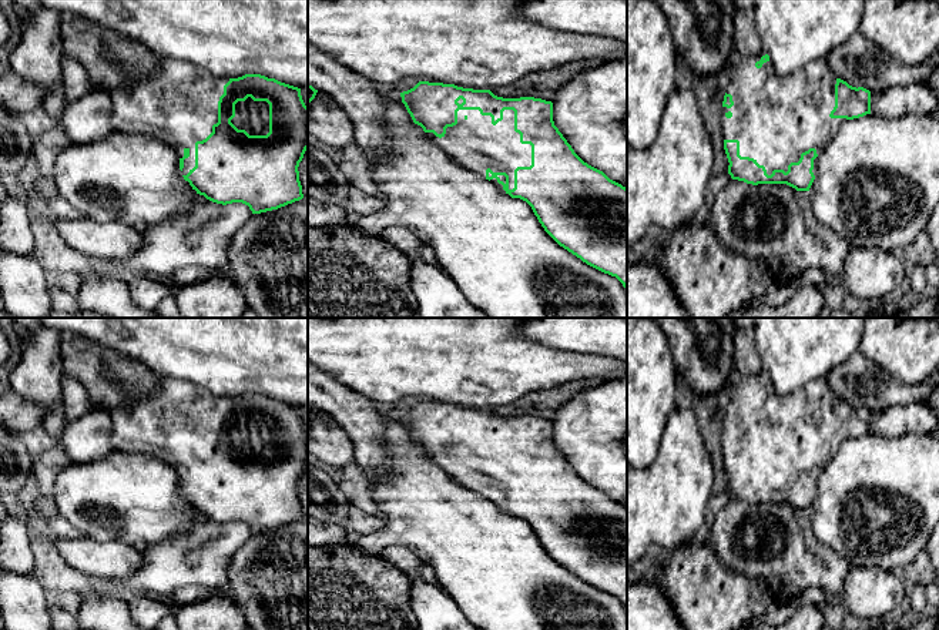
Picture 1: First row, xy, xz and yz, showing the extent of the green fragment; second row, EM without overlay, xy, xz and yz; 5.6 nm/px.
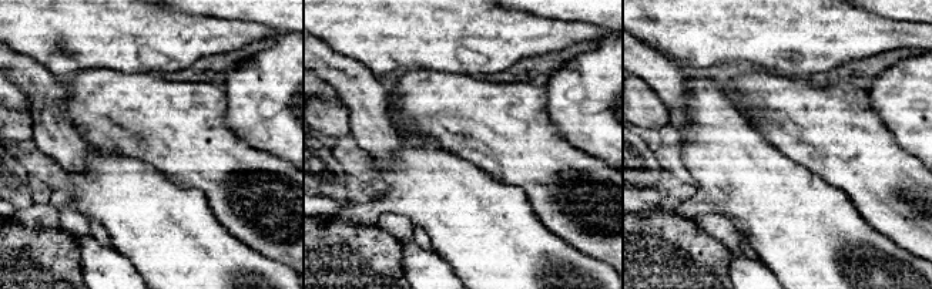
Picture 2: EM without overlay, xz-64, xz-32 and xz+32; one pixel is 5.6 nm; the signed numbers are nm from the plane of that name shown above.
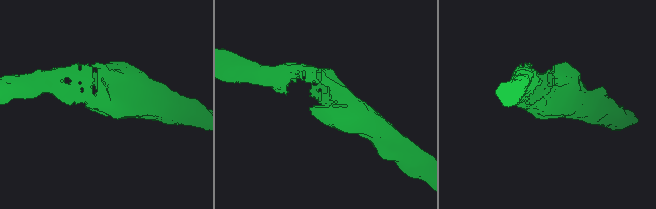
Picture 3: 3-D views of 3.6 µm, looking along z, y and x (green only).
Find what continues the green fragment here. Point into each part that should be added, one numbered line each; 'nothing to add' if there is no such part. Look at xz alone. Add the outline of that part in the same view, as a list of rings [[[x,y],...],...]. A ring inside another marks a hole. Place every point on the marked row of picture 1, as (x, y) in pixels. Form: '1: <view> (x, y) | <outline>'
1: xz (476, 144) | [[[459,110],[457,124],[447,127],[442,138],[433,133],[426,135],[453,161],[483,178],[487,168],[506,172],[509,190],[514,188],[514,170],[531,165],[531,145],[520,143],[513,110],[504,110],[503,120],[496,125],[490,115],[482,115],[479,110]]]

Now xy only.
1: xy (251, 116) | [[[251,97],[238,101],[231,123],[249,135],[266,135],[269,133],[269,104],[266,101],[254,101]]]

